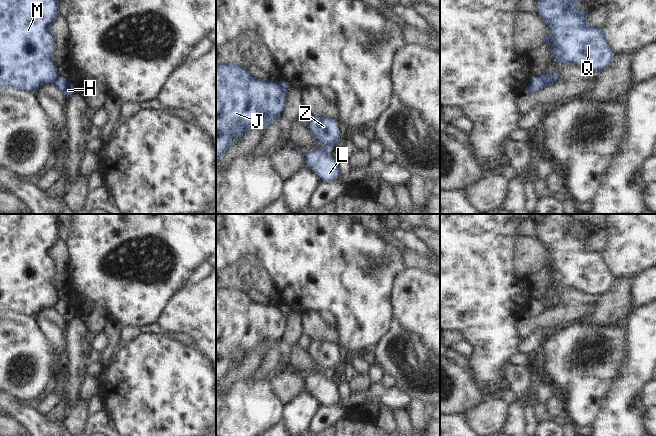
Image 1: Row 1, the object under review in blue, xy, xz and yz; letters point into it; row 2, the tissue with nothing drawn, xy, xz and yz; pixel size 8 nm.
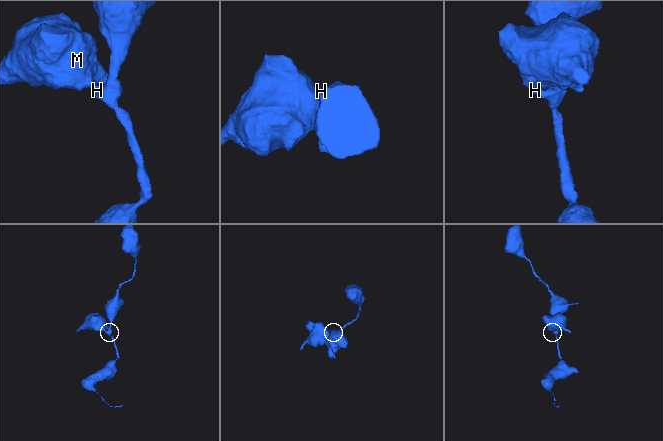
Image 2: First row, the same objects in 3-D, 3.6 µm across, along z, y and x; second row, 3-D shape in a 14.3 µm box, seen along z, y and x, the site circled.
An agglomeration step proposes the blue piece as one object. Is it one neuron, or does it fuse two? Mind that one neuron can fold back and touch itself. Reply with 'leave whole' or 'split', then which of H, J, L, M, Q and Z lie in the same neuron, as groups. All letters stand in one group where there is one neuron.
split; H Z / J L M Q

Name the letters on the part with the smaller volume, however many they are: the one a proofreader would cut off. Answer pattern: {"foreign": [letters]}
{"foreign": ["J", "L", "M", "Q"]}

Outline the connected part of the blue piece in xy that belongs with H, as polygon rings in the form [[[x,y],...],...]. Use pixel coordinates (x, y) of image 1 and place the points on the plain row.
[[[60,302],[59,306],[56,308],[56,311],[66,323],[70,322],[74,318],[73,309],[66,303]]]

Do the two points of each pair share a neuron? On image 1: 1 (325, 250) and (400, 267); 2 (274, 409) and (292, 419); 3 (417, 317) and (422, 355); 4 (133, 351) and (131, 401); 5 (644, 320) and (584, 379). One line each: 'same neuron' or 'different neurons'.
1: same neuron
2: different neurons
3: different neurons
4: same neuron
5: different neurons

